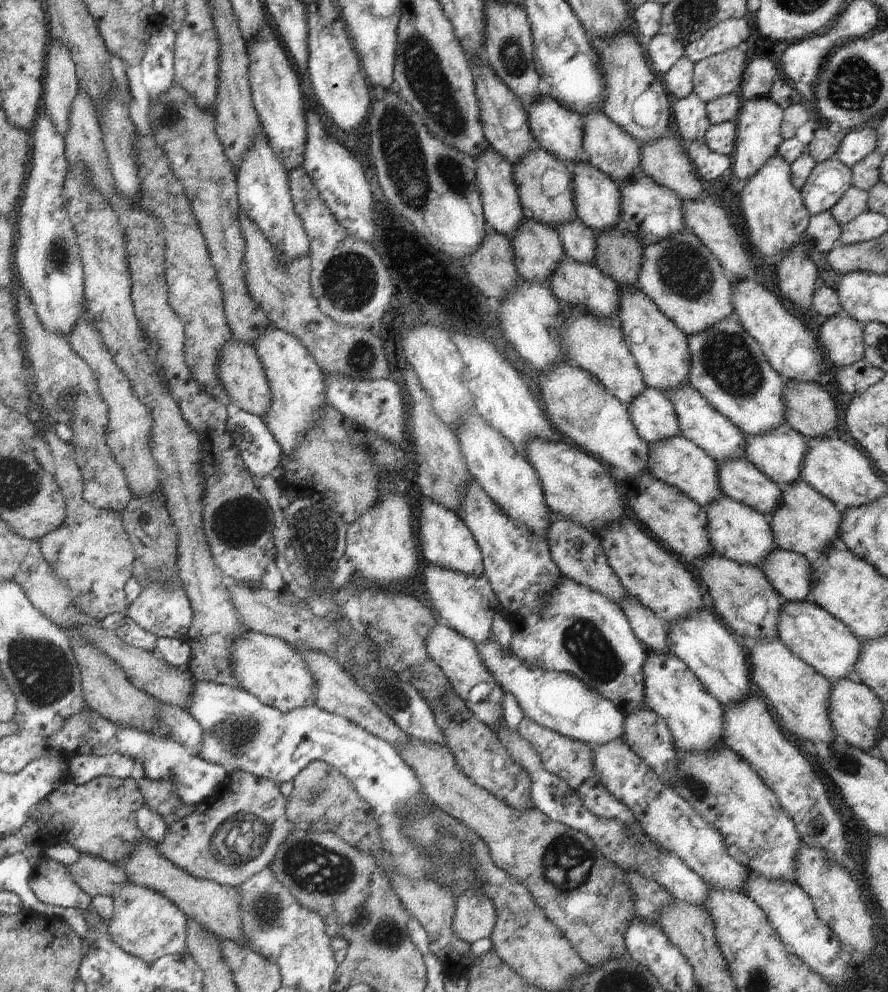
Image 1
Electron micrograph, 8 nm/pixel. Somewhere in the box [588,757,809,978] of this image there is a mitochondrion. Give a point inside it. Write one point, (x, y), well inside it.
(697, 786)

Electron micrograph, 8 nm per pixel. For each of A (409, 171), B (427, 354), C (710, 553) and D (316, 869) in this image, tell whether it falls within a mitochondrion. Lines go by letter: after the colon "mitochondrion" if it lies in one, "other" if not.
A: mitochondrion
B: other
C: other
D: mitochondrion

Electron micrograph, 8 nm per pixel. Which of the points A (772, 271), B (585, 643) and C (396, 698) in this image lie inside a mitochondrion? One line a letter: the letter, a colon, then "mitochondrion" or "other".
A: other
B: mitochondrion
C: mitochondrion

